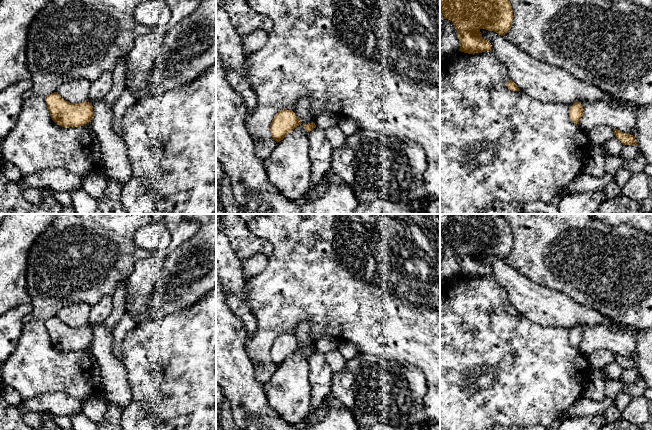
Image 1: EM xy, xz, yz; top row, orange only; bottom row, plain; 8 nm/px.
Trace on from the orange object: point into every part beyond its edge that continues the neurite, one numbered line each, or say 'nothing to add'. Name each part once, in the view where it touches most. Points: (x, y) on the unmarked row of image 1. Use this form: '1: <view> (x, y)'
1: xy (114, 384)

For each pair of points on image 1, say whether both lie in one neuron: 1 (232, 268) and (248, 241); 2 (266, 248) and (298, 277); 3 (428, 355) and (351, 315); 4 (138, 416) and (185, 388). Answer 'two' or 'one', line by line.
1: two
2: two
3: one
4: two

